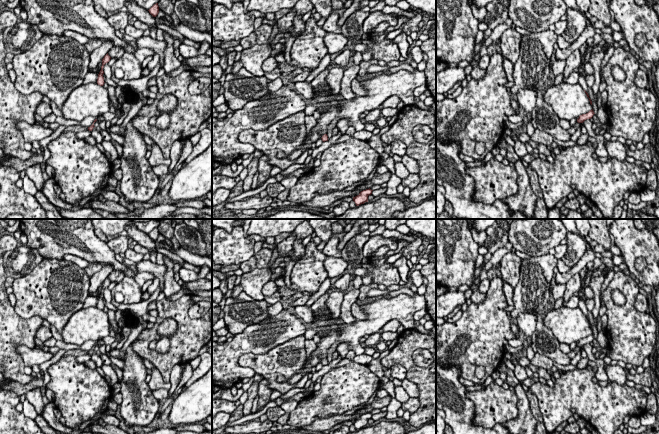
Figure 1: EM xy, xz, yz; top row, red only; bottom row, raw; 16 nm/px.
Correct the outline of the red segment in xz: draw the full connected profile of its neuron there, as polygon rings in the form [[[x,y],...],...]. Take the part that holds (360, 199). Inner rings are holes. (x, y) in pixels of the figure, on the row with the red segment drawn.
[[[370,188],[361,191],[357,196],[353,197],[353,201],[355,202],[356,206],[359,206],[361,204],[364,204],[365,202],[368,202],[368,196],[372,194],[372,191]]]

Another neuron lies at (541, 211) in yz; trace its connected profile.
[[[528,165],[526,168],[527,174],[529,176],[530,185],[532,191],[538,197],[535,205],[534,216],[535,219],[547,219],[548,218],[548,208],[546,207],[543,199],[543,193],[538,182],[537,173]]]

